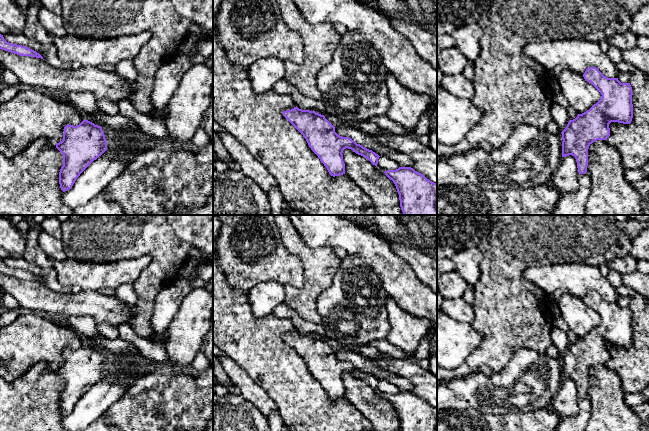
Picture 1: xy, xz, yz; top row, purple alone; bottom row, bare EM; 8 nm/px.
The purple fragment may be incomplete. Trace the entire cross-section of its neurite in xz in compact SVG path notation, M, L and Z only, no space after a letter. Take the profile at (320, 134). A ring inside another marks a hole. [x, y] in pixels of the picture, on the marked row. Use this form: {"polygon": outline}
{"polygon": "M297 106L283 112L283 116L303 135L311 150L318 156L333 177L345 174L343 150L351 149L377 167L379 155L357 144L349 137L335 132L335 127L324 115L302 110Z"}

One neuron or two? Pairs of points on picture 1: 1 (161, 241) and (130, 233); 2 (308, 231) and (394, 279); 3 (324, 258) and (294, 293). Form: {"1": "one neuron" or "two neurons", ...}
{"1": "one neuron", "2": "one neuron", "3": "one neuron"}

